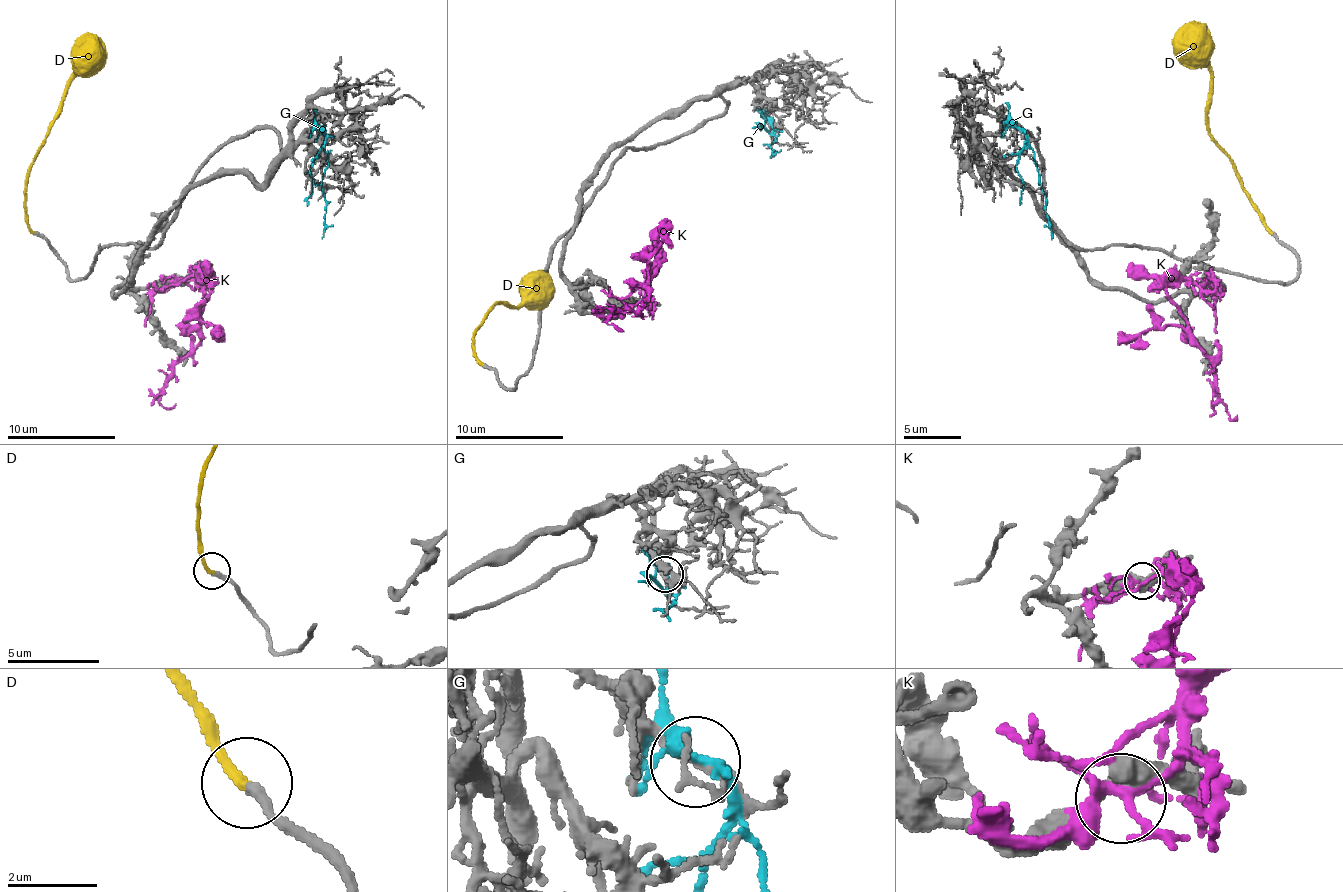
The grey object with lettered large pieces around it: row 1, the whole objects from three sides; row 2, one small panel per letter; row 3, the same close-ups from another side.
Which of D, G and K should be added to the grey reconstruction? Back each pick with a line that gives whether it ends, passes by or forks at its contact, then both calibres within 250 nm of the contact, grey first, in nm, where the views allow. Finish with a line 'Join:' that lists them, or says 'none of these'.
D: it ends there; 260 nm thick on the grey side, 240 nm on the other
Join: D

